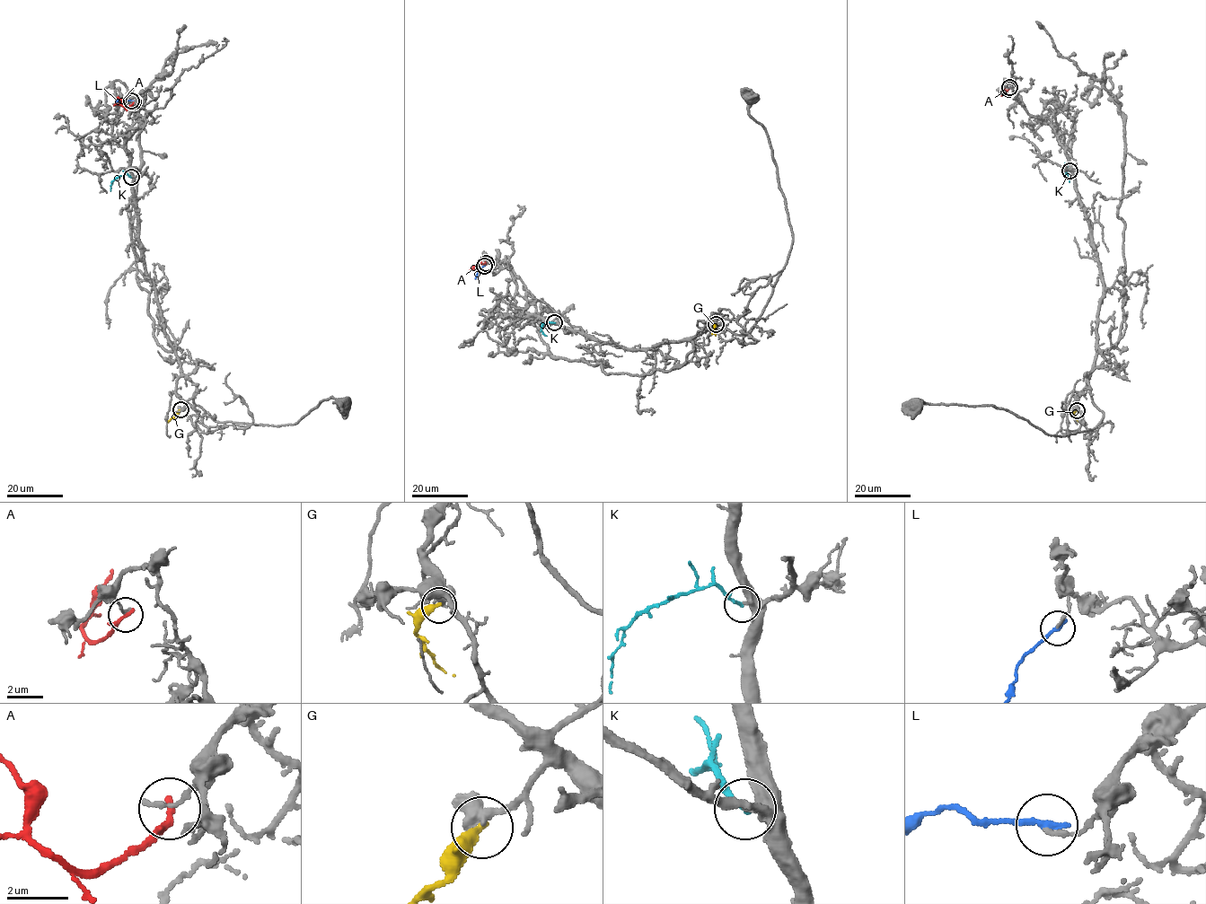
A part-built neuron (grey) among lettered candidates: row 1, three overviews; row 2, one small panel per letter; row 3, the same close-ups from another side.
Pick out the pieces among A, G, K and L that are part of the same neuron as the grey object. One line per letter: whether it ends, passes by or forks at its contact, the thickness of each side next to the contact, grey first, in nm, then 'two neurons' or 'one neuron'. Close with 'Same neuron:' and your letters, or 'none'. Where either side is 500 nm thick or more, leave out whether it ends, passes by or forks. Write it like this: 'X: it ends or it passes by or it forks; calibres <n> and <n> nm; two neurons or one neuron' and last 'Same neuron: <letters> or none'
A: it ends; calibres 170 and 240 nm; two neurons
G: it ends; calibres 420 and 300 nm; two neurons
K: it ends; calibres 260 and 170 nm; one neuron
L: it ends; calibres 130 and 280 nm; two neurons
Same neuron: K

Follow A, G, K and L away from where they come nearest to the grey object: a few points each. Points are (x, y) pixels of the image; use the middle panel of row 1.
A: (486, 263), (473, 266), (470, 270)
G: (716, 324), (715, 336)
K: (554, 322), (547, 322), (541, 326), (547, 336)
L: (484, 265), (475, 278)

